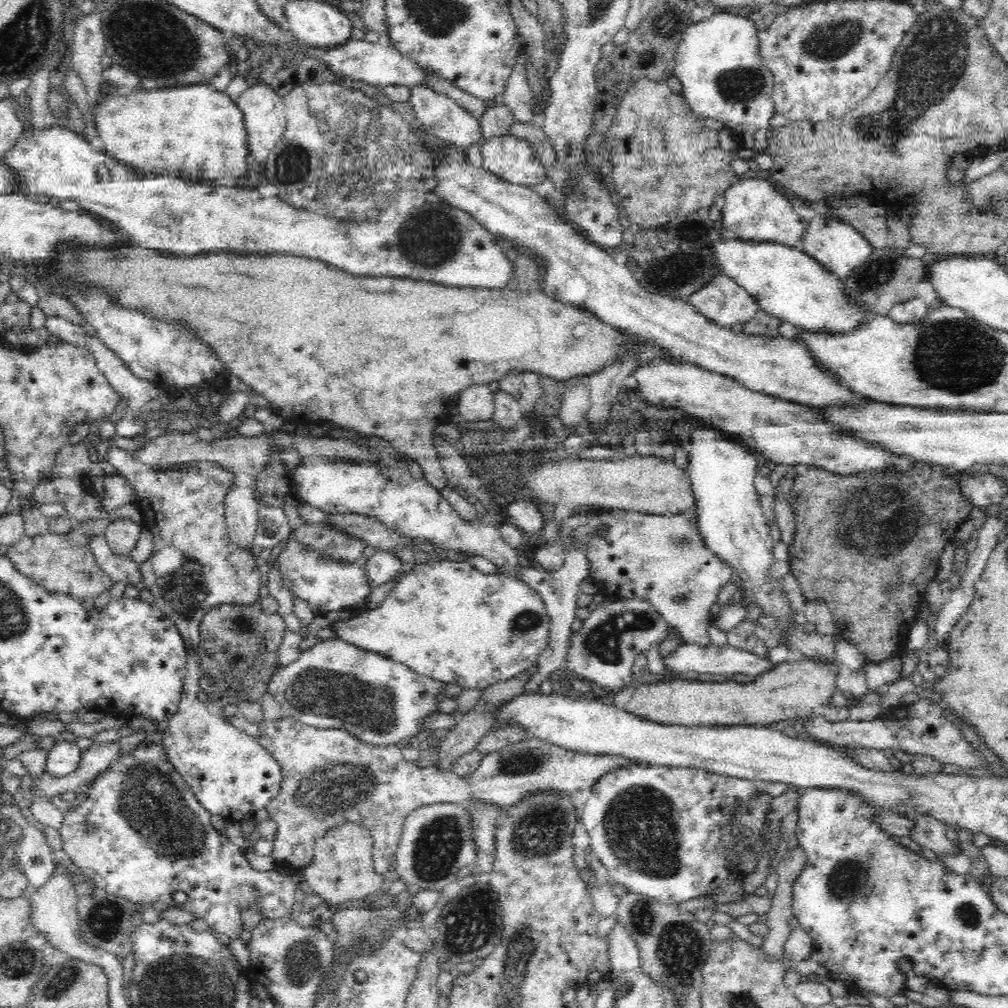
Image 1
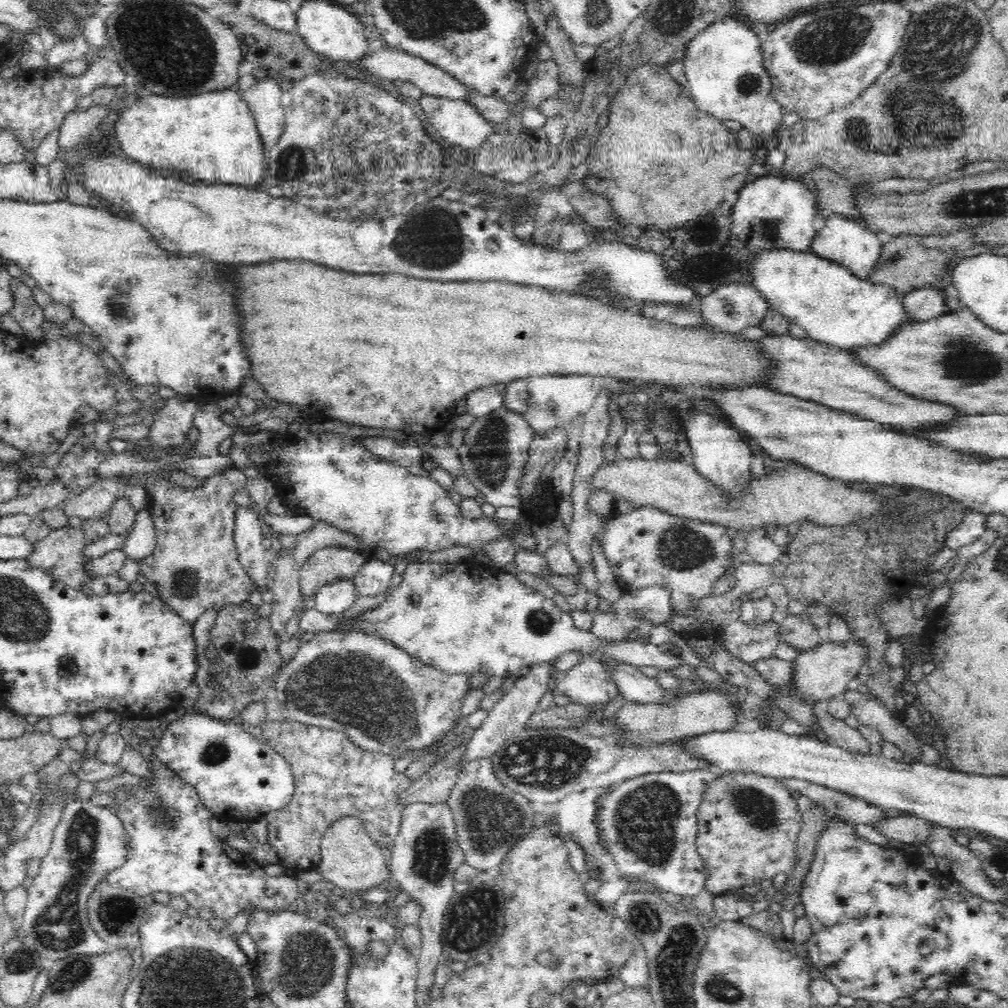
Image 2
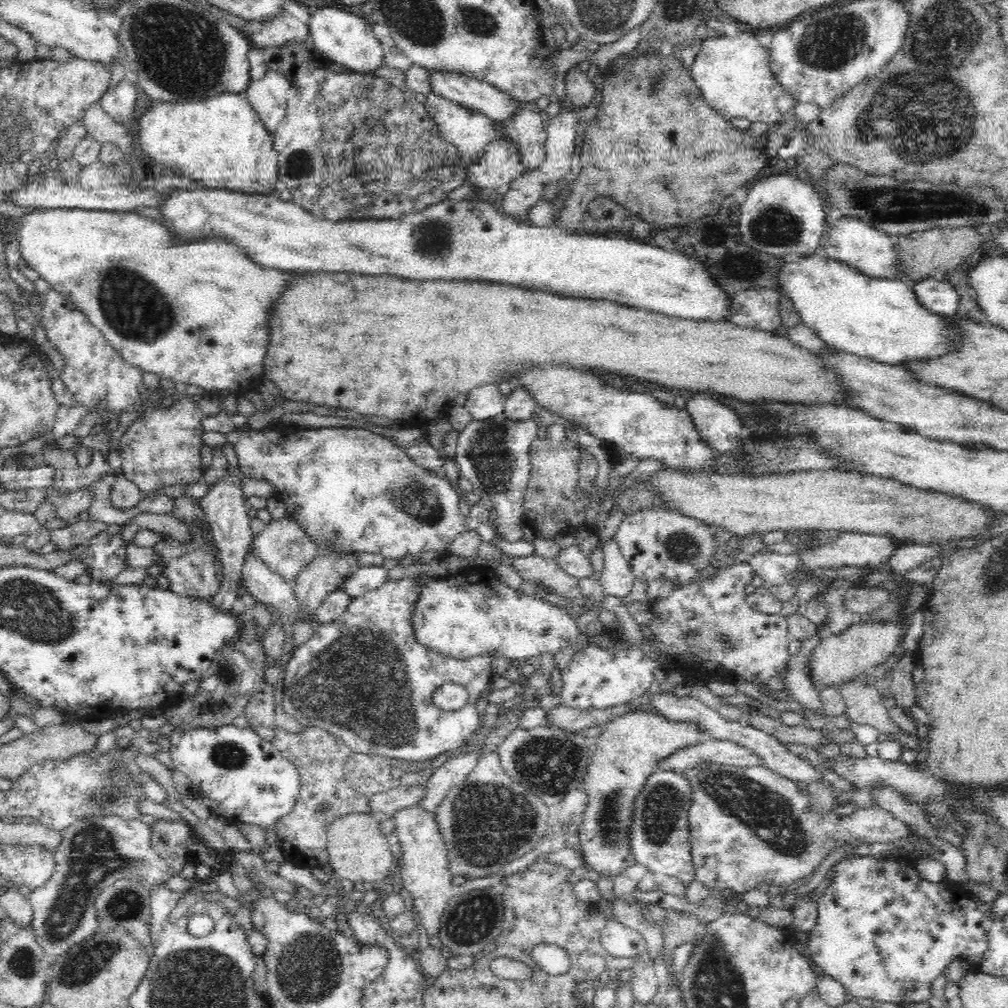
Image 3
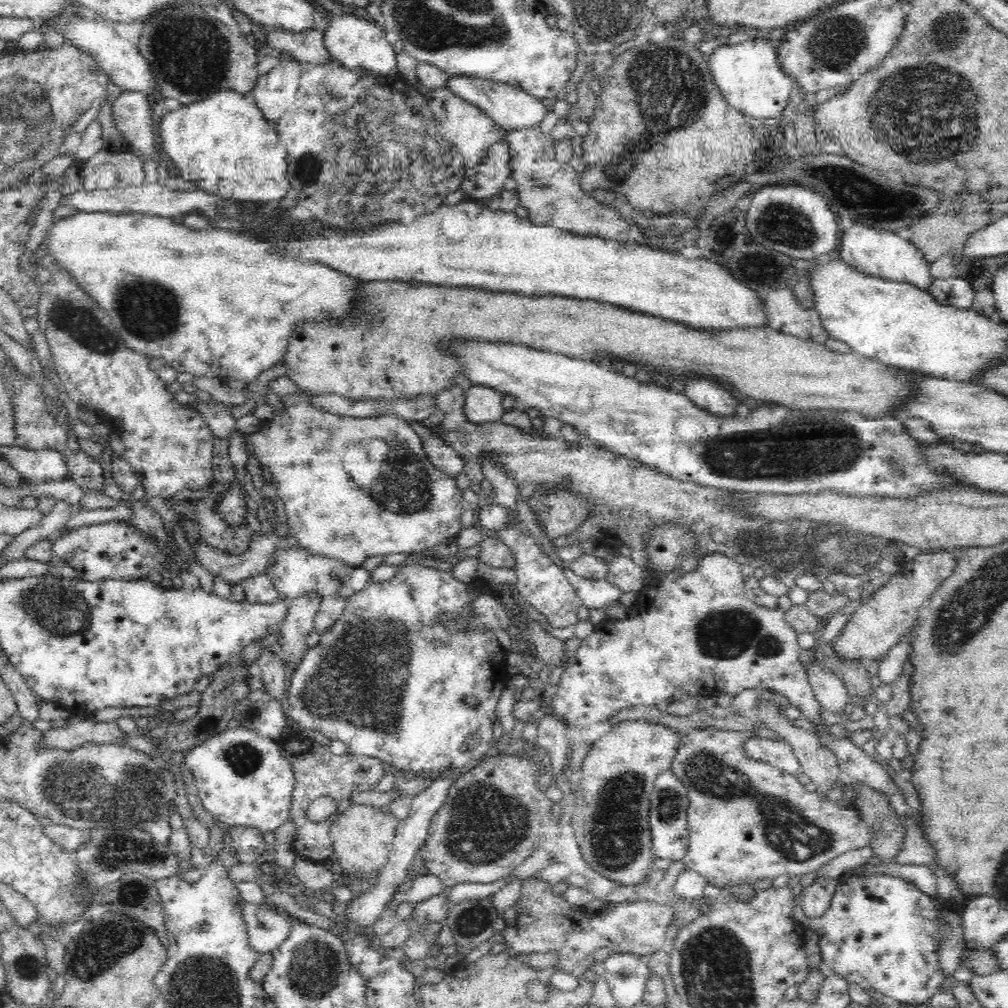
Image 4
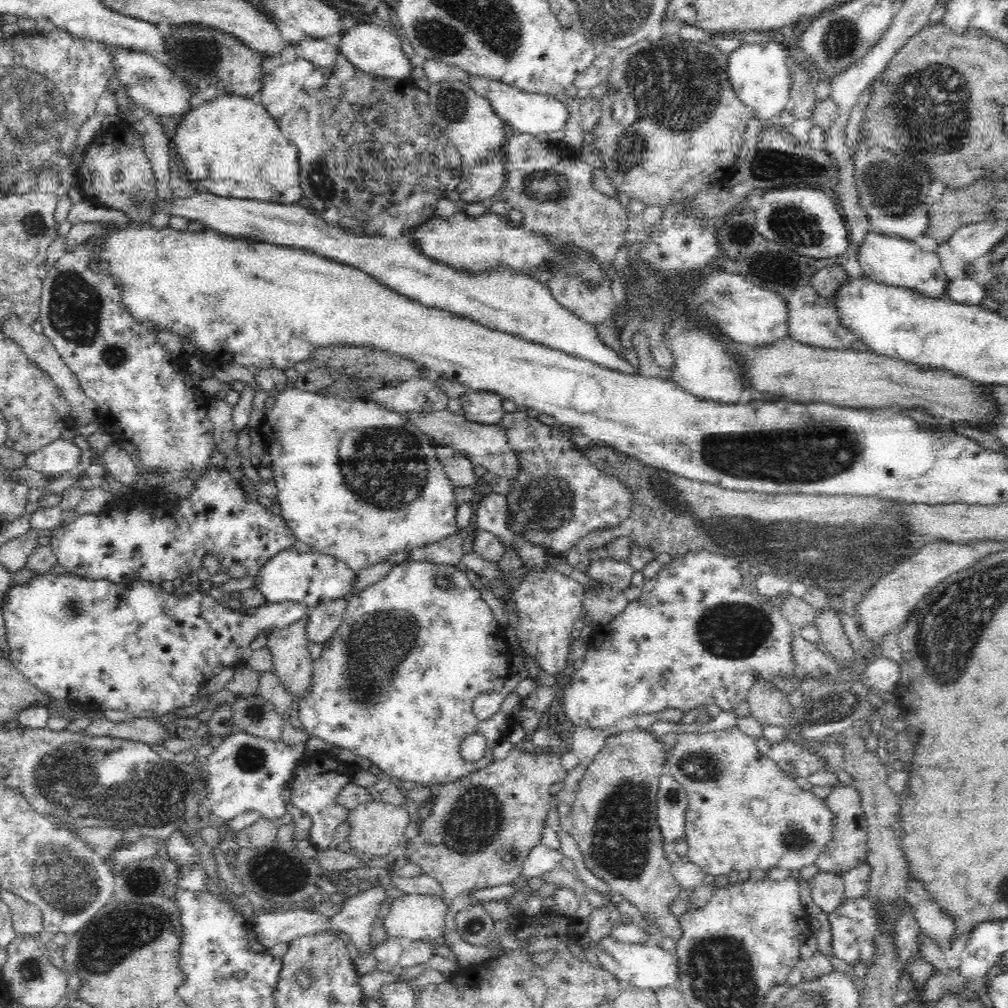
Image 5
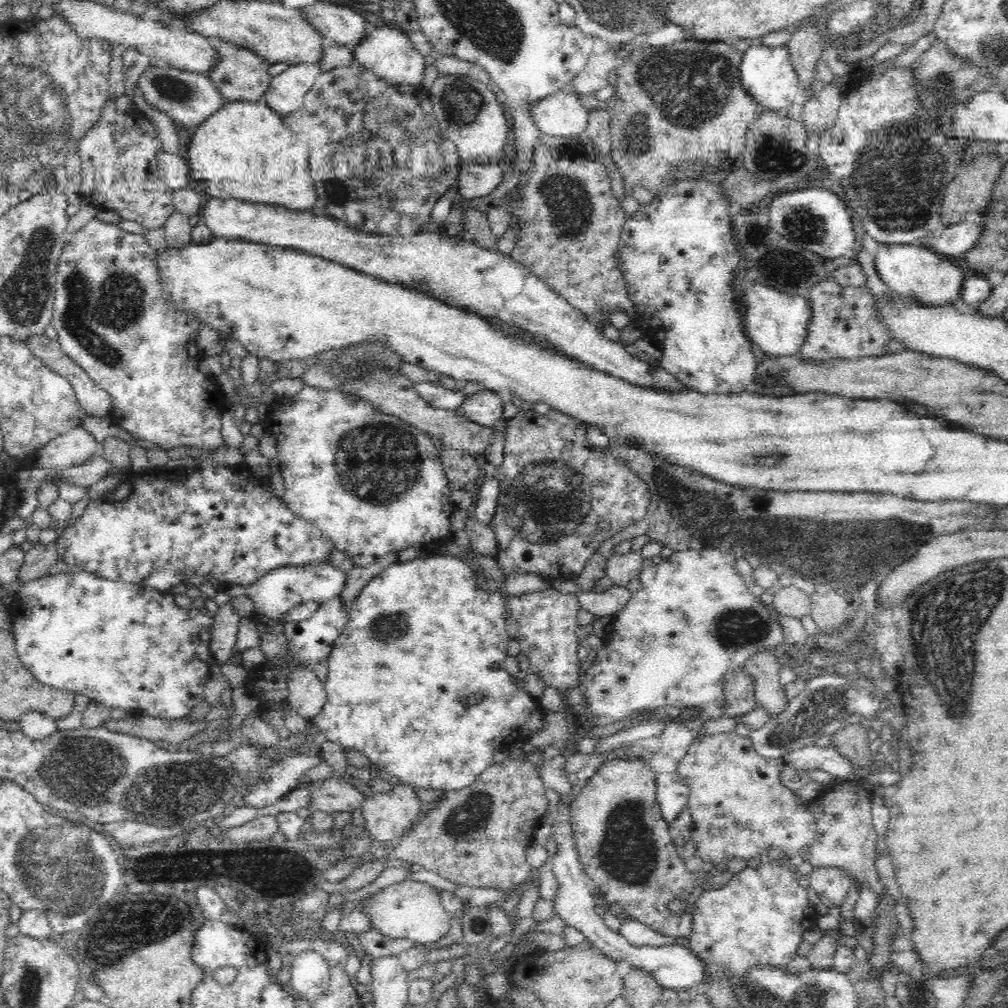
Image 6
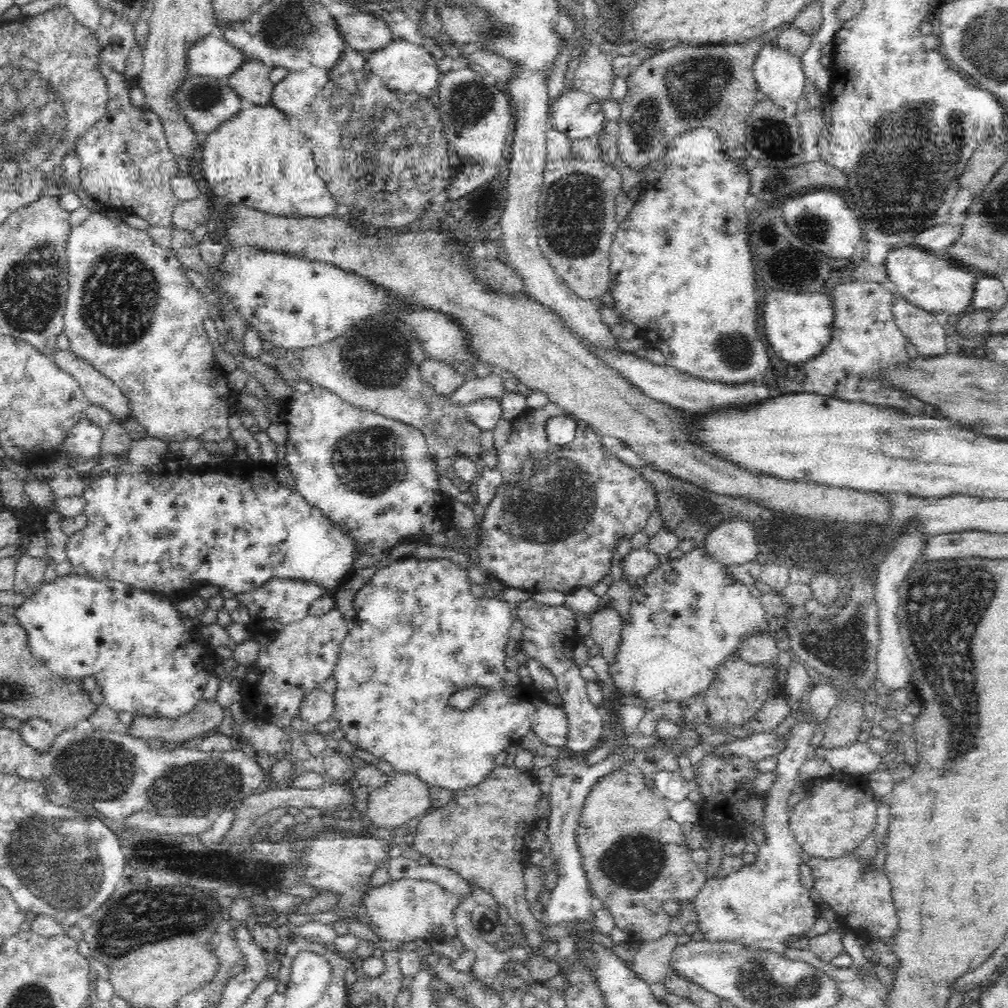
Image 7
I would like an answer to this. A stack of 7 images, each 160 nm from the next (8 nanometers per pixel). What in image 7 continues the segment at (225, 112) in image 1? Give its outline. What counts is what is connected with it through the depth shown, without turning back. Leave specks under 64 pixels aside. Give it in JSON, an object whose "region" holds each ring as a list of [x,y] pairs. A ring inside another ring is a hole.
{"region":[[[269,104],[247,105],[234,118],[220,124],[220,128],[208,135],[202,146],[202,168],[209,186],[216,186],[224,180],[234,180],[236,184],[254,184],[256,190],[244,190],[244,205],[276,216],[323,217],[332,214],[340,204],[332,197],[326,182],[316,176],[310,139],[292,130],[291,121],[292,118],[285,112]]]}

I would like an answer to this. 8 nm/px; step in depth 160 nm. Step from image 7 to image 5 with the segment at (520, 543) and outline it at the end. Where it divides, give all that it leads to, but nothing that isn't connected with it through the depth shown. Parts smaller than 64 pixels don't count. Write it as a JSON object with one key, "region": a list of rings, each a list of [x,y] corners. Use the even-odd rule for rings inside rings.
{"region":[[[517,410],[505,413],[499,425],[505,430],[509,448],[518,454],[518,474],[513,478],[506,501],[507,527],[521,540],[533,546],[541,546],[548,554],[565,558],[566,552],[570,552],[584,536],[614,528],[630,518],[636,506],[636,497],[630,485],[624,483],[620,477],[611,476],[601,470],[593,464],[586,450],[576,448],[572,441],[572,428],[556,422],[553,425],[544,424],[533,412]]]}

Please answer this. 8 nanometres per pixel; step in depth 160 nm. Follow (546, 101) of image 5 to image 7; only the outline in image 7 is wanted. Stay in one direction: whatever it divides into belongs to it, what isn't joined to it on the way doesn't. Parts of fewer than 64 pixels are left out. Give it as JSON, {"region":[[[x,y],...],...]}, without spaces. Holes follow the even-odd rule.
{"region":[[[580,89],[565,90],[552,101],[549,107],[548,126],[564,133],[572,142],[576,142],[579,138],[590,138],[596,134],[600,136],[606,123],[606,114],[602,110],[601,99]]]}

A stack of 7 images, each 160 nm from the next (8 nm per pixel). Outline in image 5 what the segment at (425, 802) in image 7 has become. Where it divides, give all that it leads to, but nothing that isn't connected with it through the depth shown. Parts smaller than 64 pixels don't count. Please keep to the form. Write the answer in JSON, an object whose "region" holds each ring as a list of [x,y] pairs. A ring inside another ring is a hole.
{"region":[[[372,800],[357,806],[350,812],[347,823],[350,824],[350,837],[347,842],[350,850],[356,853],[370,854],[372,857],[386,857],[404,839],[404,834],[412,816],[405,804],[396,805],[390,802]]]}

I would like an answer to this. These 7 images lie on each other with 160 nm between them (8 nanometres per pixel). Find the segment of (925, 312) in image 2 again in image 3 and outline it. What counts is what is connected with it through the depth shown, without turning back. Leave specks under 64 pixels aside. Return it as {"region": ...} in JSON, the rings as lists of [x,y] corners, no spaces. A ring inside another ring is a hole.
{"region":[[[933,276],[920,279],[912,284],[918,300],[934,313],[950,317],[960,306],[960,294],[957,286],[946,280],[940,282]]]}

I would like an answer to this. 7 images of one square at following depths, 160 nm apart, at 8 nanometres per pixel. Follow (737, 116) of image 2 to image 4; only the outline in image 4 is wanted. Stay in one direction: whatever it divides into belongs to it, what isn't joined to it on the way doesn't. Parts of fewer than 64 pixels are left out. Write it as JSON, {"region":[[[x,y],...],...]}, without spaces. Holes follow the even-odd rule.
{"region":[[[748,38],[745,41],[741,41],[738,44],[727,45],[722,44],[716,48],[716,52],[708,58],[708,61],[712,62],[712,73],[714,73],[714,81],[720,87],[720,91],[724,93],[726,99],[732,107],[740,109],[746,117],[759,118],[764,120],[766,118],[778,118],[784,107],[789,102],[789,97],[792,90],[793,78],[788,76],[780,61],[778,60],[778,52],[775,39],[772,42],[768,42],[770,38]]]}

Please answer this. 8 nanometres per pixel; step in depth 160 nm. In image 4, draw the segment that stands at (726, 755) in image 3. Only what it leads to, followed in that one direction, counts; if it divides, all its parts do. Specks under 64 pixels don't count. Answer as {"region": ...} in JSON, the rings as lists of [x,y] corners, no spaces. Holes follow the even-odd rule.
{"region":[[[754,737],[748,740],[746,751],[750,757],[783,770],[791,775],[797,775],[803,779],[803,768],[794,754],[793,748],[784,740],[772,738]]]}

